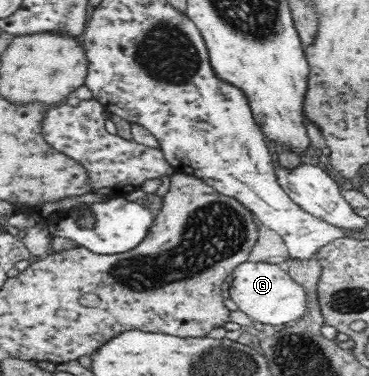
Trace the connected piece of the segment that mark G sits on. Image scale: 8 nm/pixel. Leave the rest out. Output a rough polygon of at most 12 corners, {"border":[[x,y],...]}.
{"border":[[240,263],[225,288],[252,322],[306,311],[304,289],[277,264]]}

